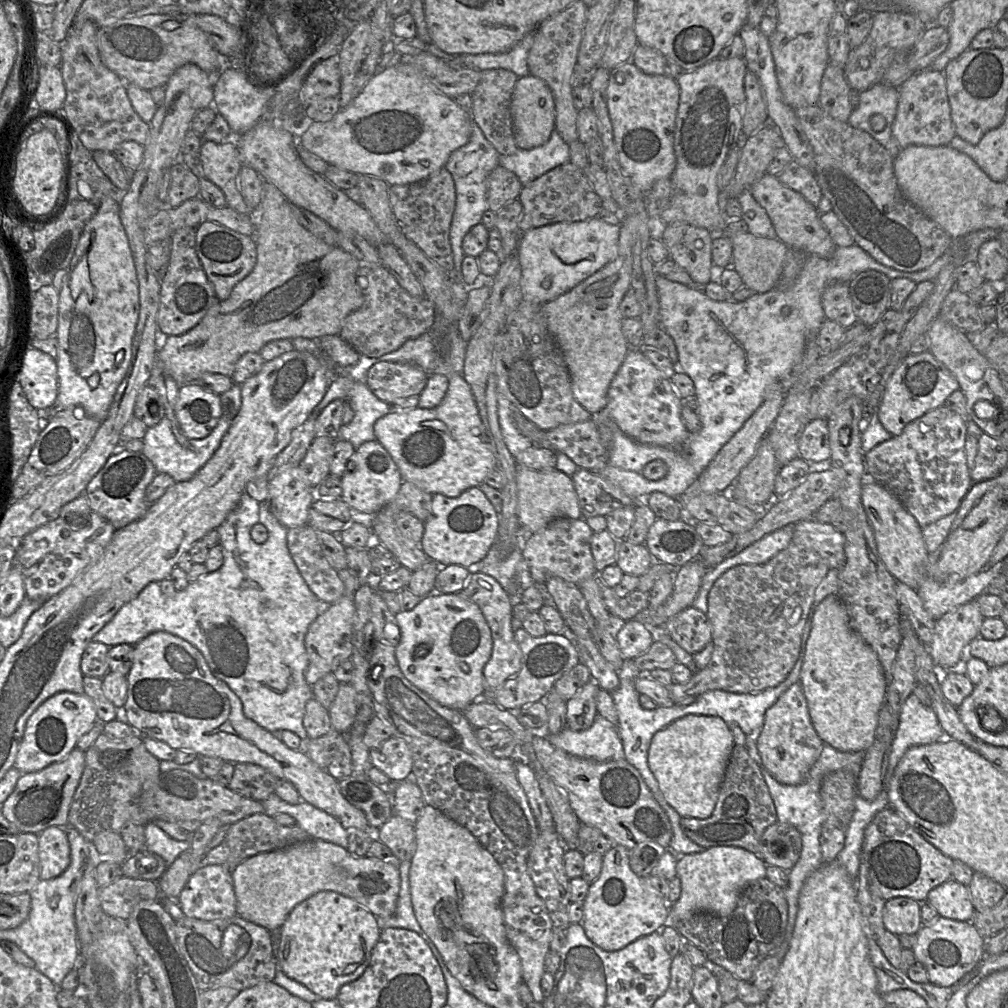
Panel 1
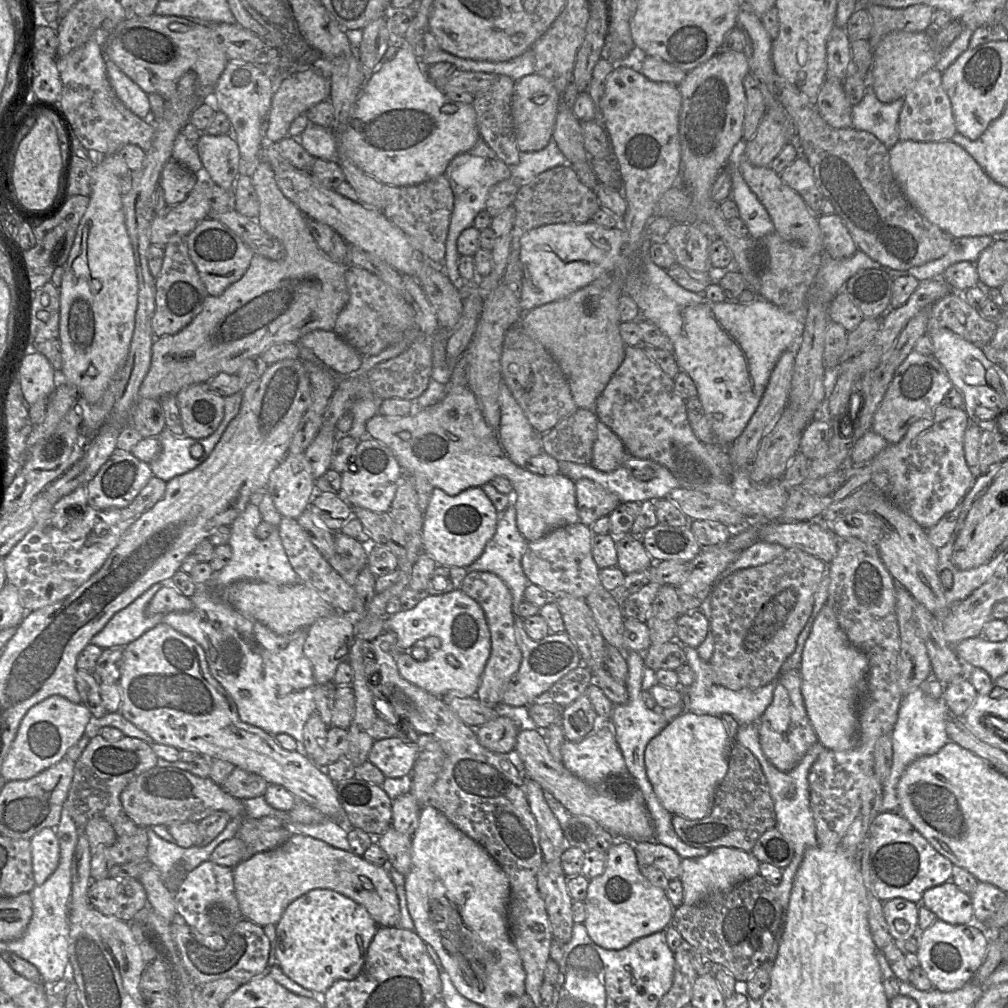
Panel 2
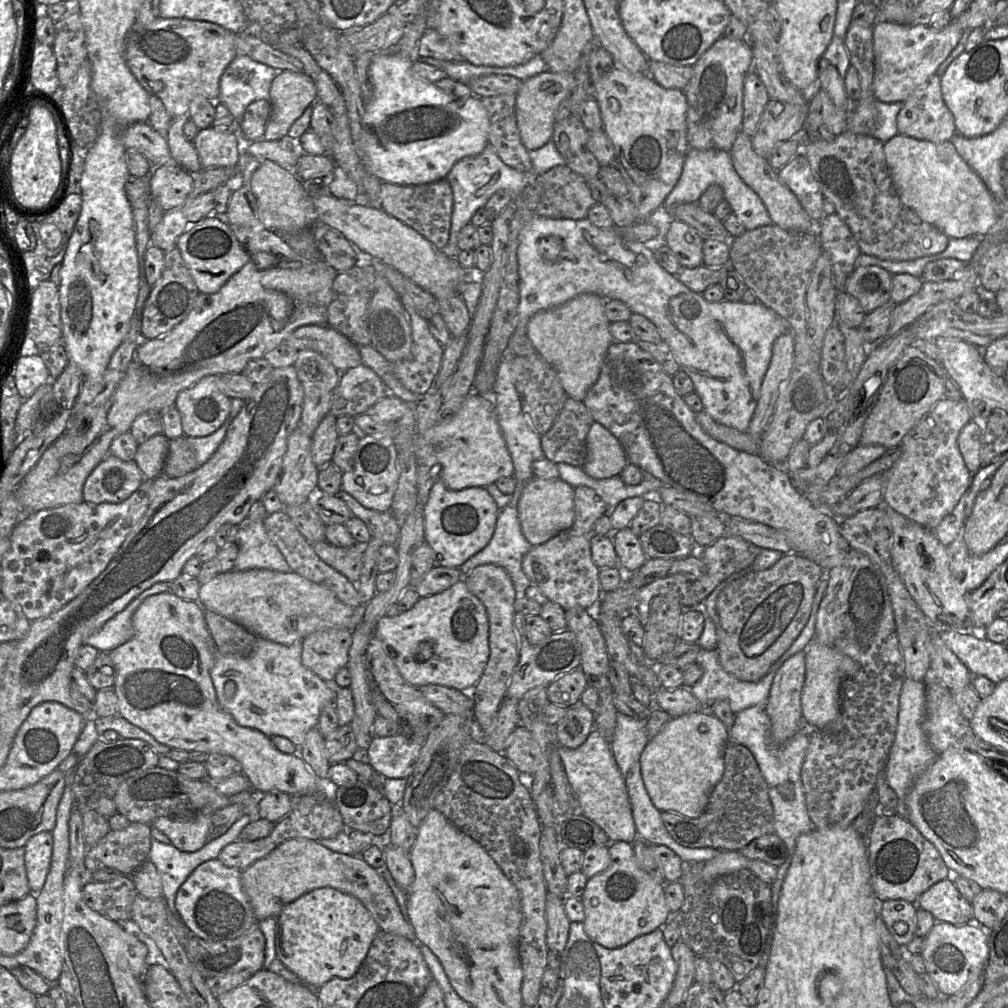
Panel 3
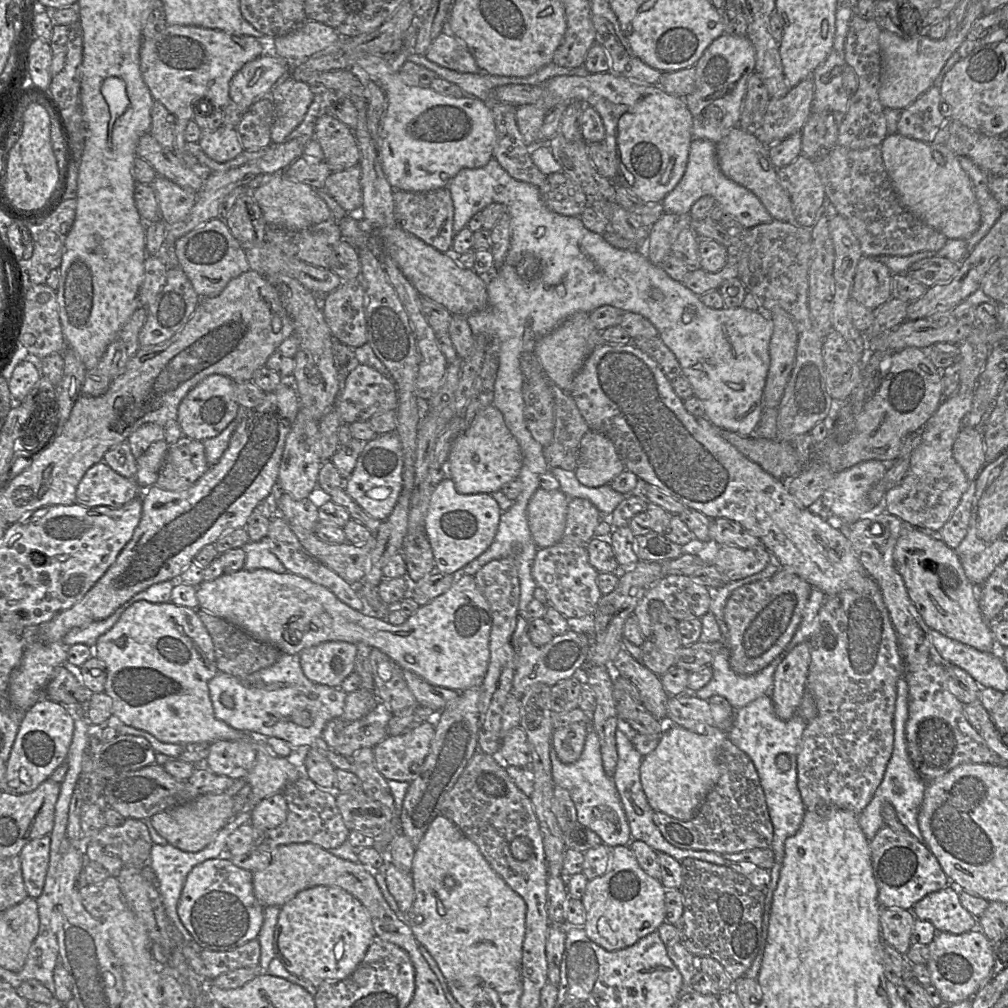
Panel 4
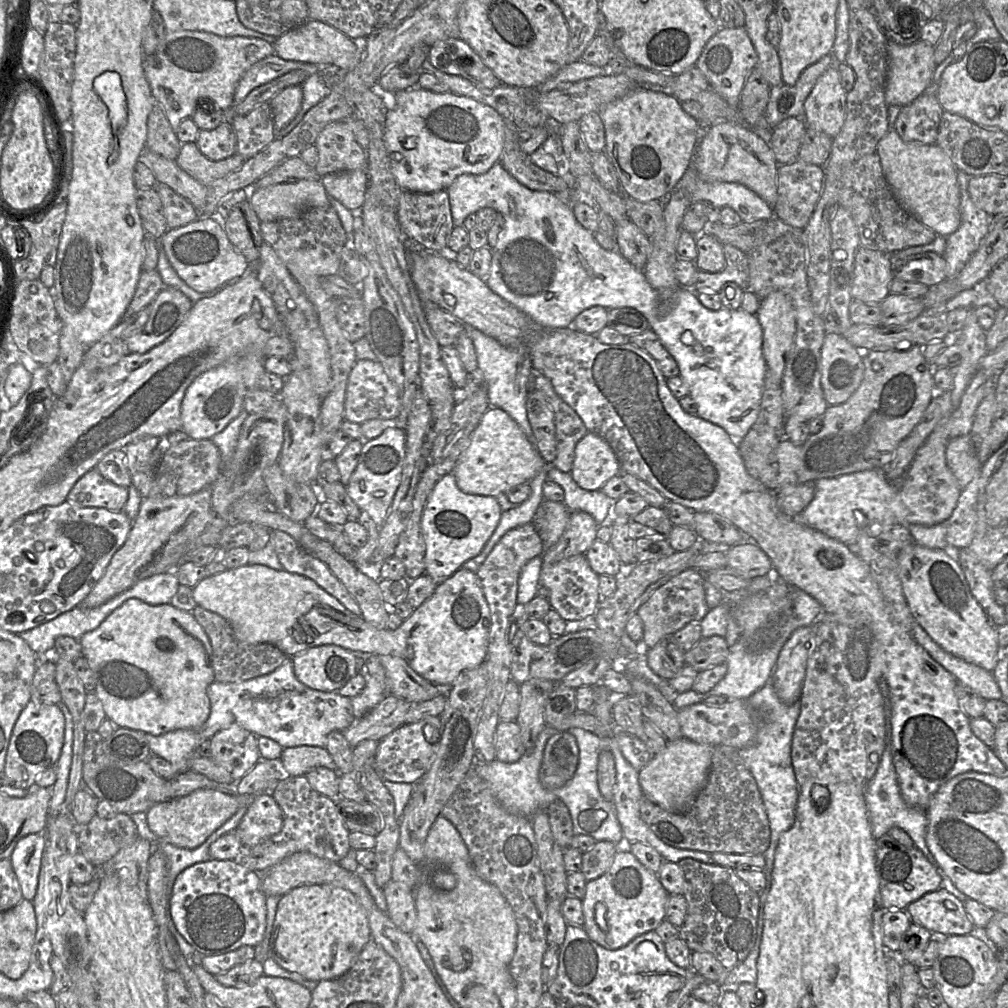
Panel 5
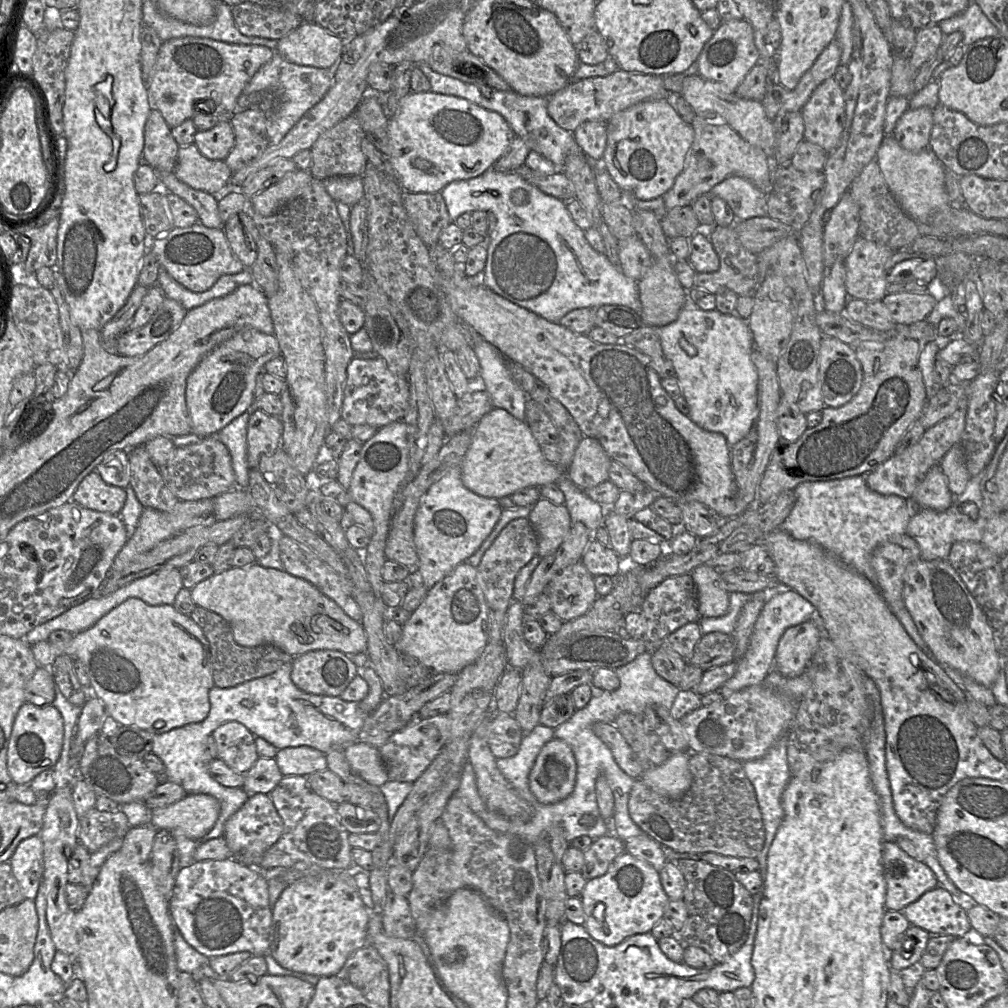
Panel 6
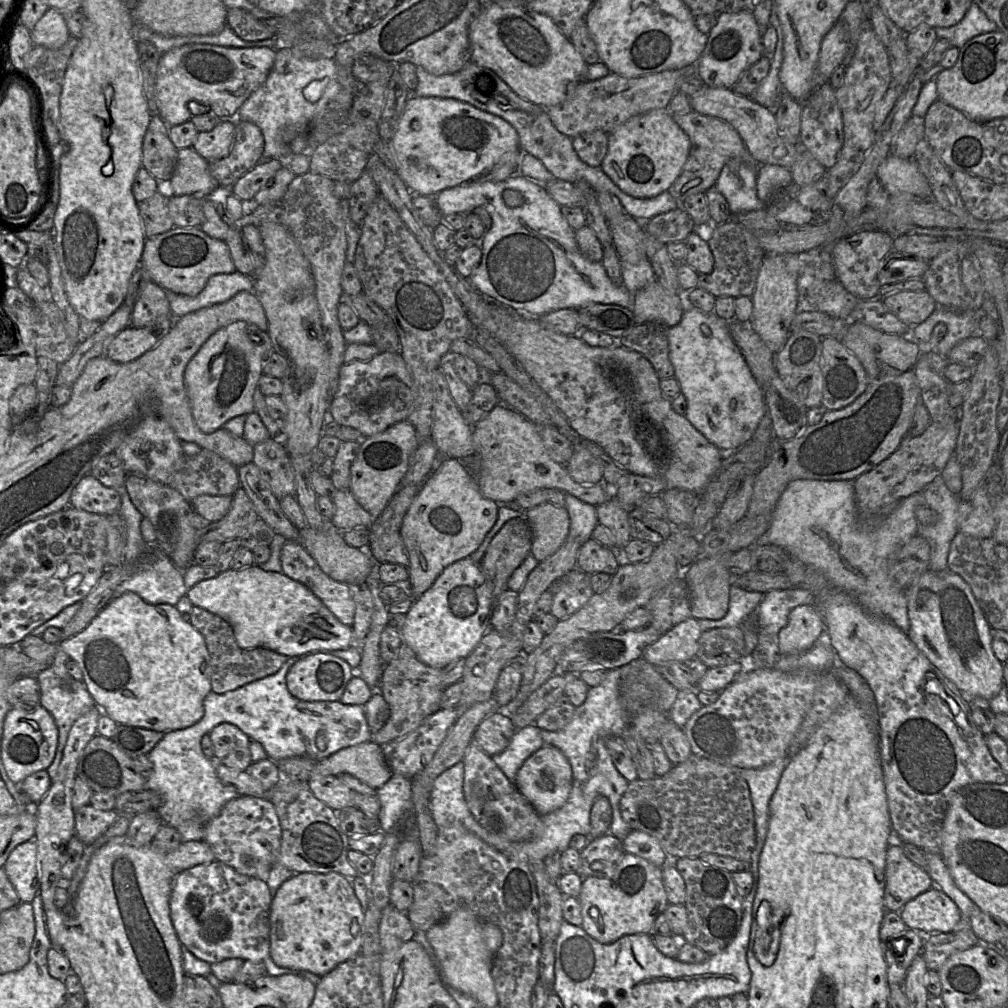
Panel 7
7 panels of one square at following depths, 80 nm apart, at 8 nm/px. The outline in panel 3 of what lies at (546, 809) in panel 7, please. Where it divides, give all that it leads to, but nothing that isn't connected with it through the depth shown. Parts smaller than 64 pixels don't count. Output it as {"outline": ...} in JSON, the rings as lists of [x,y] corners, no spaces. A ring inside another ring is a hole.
{"outline":[[[578,701],[568,707],[566,715],[554,727],[555,741],[566,748],[578,748],[587,739],[594,720],[594,712]]]}

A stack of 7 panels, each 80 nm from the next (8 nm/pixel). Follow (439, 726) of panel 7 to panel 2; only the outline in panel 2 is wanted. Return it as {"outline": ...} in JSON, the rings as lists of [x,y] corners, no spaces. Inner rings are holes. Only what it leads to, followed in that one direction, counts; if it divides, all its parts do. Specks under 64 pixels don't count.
{"outline":[[[392,737],[374,741],[368,761],[386,778],[401,778],[411,775],[419,751],[415,744],[407,744],[398,737]]]}

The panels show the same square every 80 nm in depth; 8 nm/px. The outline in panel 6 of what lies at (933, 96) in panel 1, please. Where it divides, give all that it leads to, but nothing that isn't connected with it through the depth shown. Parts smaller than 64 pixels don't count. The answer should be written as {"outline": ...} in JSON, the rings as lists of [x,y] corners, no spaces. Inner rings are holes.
{"outline":[[[908,108],[898,119],[893,136],[905,150],[920,152],[929,148],[932,127],[933,109]]]}

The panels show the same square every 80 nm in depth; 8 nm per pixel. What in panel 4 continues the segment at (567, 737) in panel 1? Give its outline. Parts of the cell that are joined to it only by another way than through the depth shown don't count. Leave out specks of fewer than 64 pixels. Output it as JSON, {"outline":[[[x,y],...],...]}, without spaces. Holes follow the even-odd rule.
{"outline":[[[592,728],[586,735],[583,750],[577,761],[569,764],[562,763],[551,745],[550,758],[552,764],[552,778],[554,786],[566,789],[575,805],[577,822],[594,831],[602,840],[602,843],[613,848],[619,845],[629,845],[631,831],[626,818],[621,799],[614,783],[613,777],[608,776],[603,768],[601,746],[598,734]]]}

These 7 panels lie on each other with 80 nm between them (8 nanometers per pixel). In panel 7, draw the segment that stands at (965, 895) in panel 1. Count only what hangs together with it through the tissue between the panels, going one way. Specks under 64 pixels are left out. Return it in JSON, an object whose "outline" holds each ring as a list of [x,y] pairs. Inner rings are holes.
{"outline":[[[934,887],[907,902],[899,915],[908,929],[925,936],[956,931],[964,920],[956,903]]]}

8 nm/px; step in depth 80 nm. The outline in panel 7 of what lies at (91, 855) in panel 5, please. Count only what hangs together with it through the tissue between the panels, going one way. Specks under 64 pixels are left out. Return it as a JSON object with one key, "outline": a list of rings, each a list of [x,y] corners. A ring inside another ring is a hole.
{"outline":[[[90,804],[75,809],[75,834],[84,845],[90,845],[116,821],[118,816],[116,810],[100,811]]]}

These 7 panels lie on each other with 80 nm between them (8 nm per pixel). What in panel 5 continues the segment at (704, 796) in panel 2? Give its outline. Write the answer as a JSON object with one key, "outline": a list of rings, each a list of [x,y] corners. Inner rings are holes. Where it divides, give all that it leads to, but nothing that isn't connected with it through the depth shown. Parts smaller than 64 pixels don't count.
{"outline":[[[685,737],[667,742],[666,747],[639,771],[644,796],[662,809],[686,813],[707,783],[714,747],[693,742]]]}

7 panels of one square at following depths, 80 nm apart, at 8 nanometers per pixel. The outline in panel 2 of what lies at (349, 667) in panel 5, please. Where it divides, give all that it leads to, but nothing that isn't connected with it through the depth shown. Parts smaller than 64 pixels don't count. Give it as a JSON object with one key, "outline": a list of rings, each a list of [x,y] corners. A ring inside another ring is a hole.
{"outline":[[[336,612],[318,619],[307,629],[303,652],[312,665],[317,684],[330,683],[339,664],[348,661],[354,640],[351,615]]]}

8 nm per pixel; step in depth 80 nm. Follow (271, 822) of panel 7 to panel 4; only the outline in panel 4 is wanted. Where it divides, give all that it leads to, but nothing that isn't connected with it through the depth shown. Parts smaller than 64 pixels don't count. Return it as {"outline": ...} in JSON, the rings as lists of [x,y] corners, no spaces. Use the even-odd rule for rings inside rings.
{"outline":[[[282,792],[262,799],[251,812],[251,825],[263,833],[281,825],[287,817],[287,802]]]}

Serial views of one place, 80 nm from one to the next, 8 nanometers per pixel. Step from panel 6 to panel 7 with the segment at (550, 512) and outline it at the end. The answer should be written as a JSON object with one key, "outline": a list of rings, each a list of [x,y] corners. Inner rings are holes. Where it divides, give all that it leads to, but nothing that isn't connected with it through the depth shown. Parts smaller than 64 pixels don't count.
{"outline":[[[546,501],[523,515],[532,531],[531,554],[540,563],[555,554],[567,540],[570,518],[565,507]]]}

